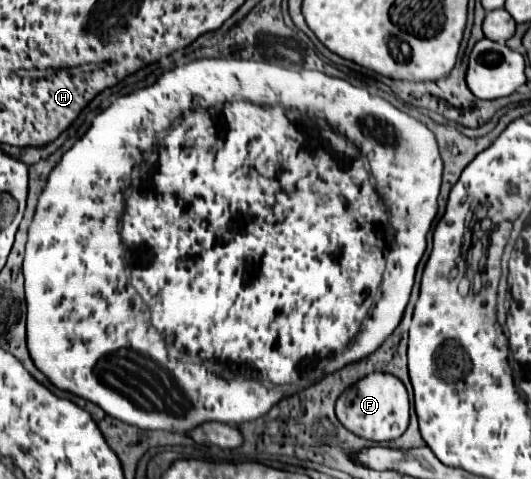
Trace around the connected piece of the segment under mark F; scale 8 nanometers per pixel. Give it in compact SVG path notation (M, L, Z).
M371 372L357 380L351 388L347 388L335 406L335 414L345 428L365 440L373 442L389 442L399 438L409 424L409 398L403 382L393 374Z

